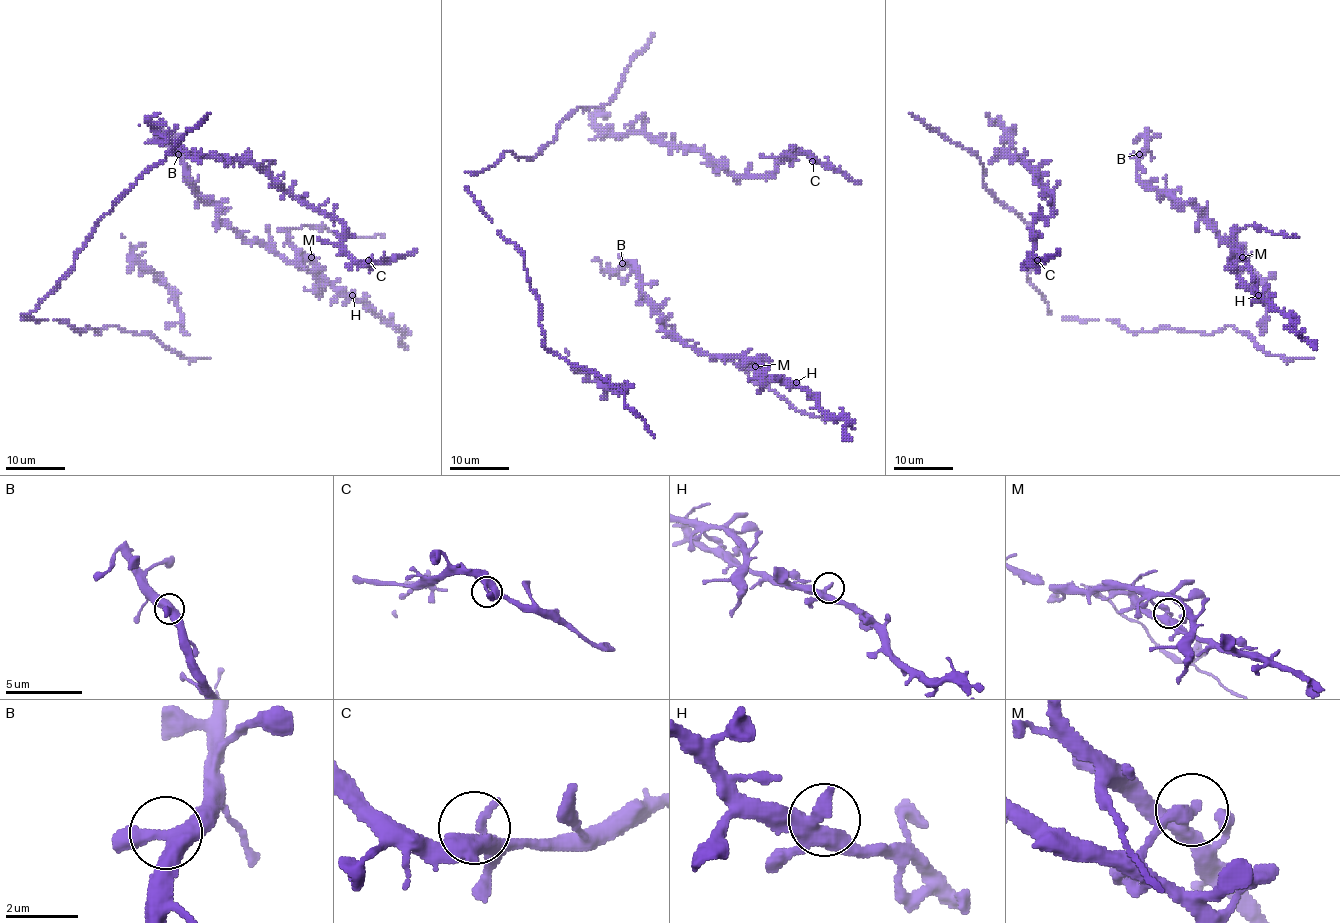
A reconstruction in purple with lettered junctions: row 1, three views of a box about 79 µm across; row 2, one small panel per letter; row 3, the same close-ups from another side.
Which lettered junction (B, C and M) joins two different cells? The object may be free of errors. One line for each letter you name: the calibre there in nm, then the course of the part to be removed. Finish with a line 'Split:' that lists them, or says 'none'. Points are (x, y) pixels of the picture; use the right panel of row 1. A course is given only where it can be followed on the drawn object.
M: 280 nm thick; foreign part runs (1242, 257), (1233, 244), (1233, 230), (1257, 226), (1273, 235), (1296, 236)
Split: M

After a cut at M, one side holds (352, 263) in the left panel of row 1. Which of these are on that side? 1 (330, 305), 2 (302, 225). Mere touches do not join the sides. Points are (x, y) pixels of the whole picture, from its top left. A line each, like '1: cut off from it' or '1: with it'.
1: cut off from it
2: cut off from it

